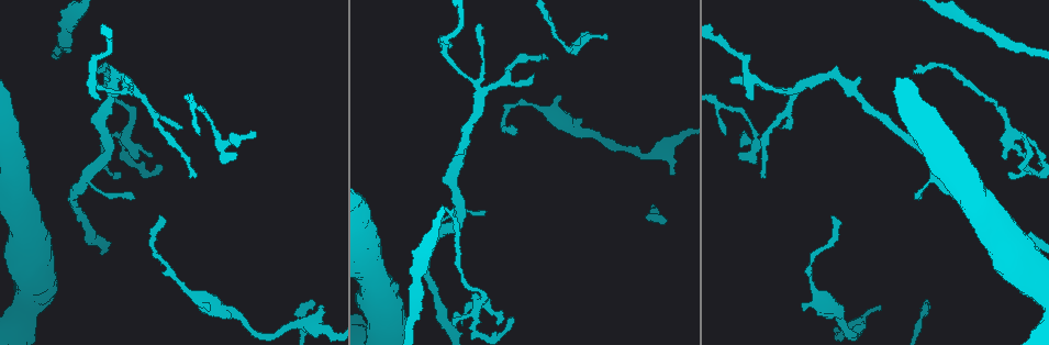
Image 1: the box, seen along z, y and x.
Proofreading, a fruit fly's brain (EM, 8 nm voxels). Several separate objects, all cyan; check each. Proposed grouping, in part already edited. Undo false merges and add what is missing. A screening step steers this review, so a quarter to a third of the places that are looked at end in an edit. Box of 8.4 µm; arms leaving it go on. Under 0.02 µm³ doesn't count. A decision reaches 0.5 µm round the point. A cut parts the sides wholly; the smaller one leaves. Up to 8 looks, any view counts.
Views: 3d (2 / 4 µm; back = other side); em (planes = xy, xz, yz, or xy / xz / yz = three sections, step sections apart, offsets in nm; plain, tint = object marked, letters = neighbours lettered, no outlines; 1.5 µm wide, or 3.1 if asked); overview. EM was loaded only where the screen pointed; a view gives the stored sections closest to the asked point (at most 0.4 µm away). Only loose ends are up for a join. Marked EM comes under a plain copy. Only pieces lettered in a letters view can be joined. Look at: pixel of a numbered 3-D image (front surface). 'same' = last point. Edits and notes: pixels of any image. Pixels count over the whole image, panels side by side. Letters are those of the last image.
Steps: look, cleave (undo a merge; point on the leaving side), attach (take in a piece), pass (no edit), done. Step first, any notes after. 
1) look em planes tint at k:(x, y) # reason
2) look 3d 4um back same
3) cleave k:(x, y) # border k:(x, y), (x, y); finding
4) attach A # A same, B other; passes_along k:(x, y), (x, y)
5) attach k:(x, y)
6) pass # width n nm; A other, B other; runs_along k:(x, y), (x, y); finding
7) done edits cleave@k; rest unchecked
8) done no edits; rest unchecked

look 3d 2um at 1:(675, 173) # branch stops here

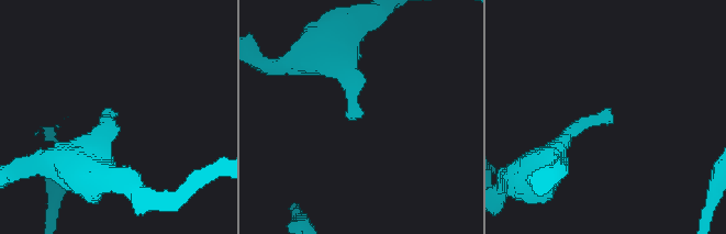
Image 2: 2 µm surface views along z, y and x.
look em xy step 8 tint at 2:(609, 112)

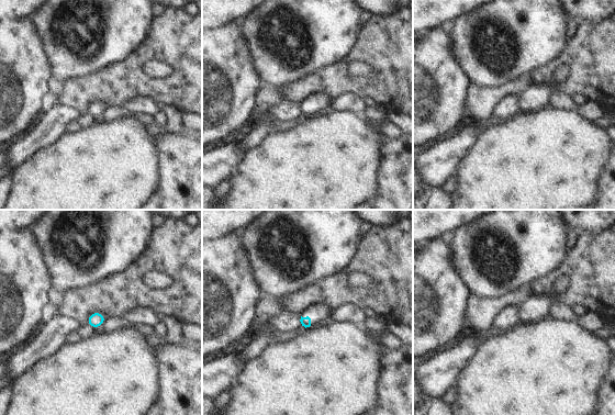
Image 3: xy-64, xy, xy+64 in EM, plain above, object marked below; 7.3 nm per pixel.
look em xy step 8 letters same # see the neighbours

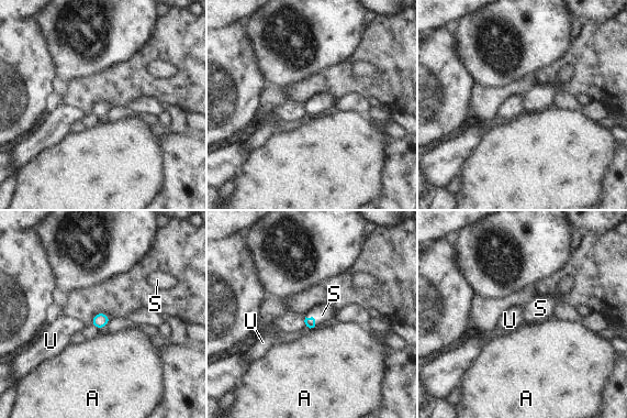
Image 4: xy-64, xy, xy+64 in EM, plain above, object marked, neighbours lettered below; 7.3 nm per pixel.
attach S # A other, S same, U other; passes_along 4:(310, 322), (313, 318), (322, 315); the neuron continues

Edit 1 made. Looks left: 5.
look overview # redraw

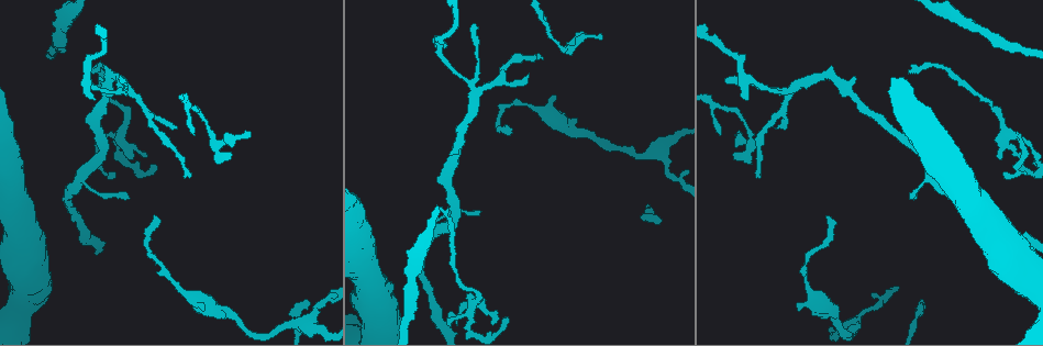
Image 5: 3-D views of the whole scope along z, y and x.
look 3d 2um at 5:(1025, 140)

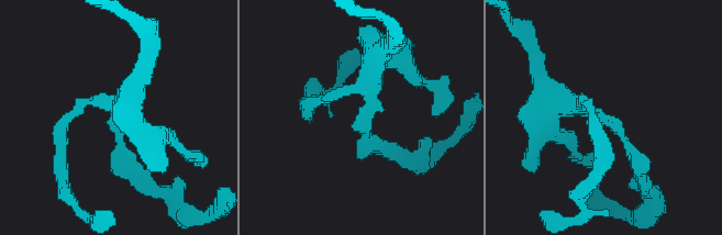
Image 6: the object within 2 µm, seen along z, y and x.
look em xz step 8 tint at 6:(601, 118)

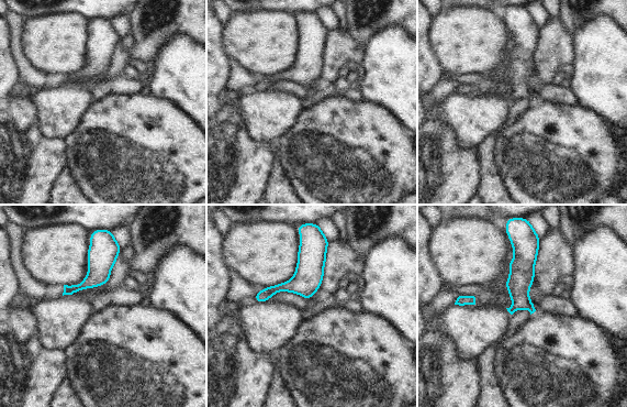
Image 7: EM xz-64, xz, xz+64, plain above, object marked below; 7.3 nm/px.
look em planes letters same

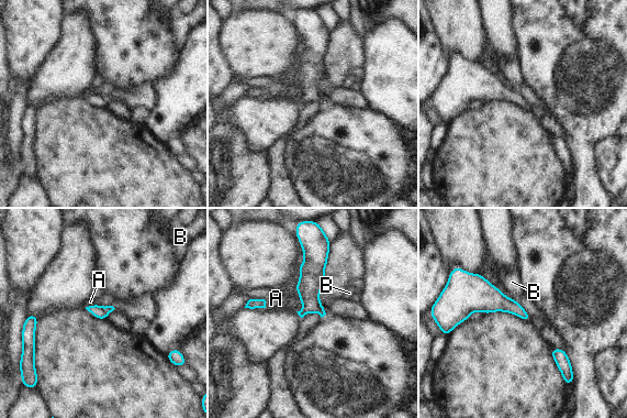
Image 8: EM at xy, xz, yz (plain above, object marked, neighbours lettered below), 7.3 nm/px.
pass # width 100 nm; A other, B other; runs_along 8:(310, 248), (311, 301), (322, 312); continuous, no second neuron

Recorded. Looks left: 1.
done edits attach@4; rest unchecked

